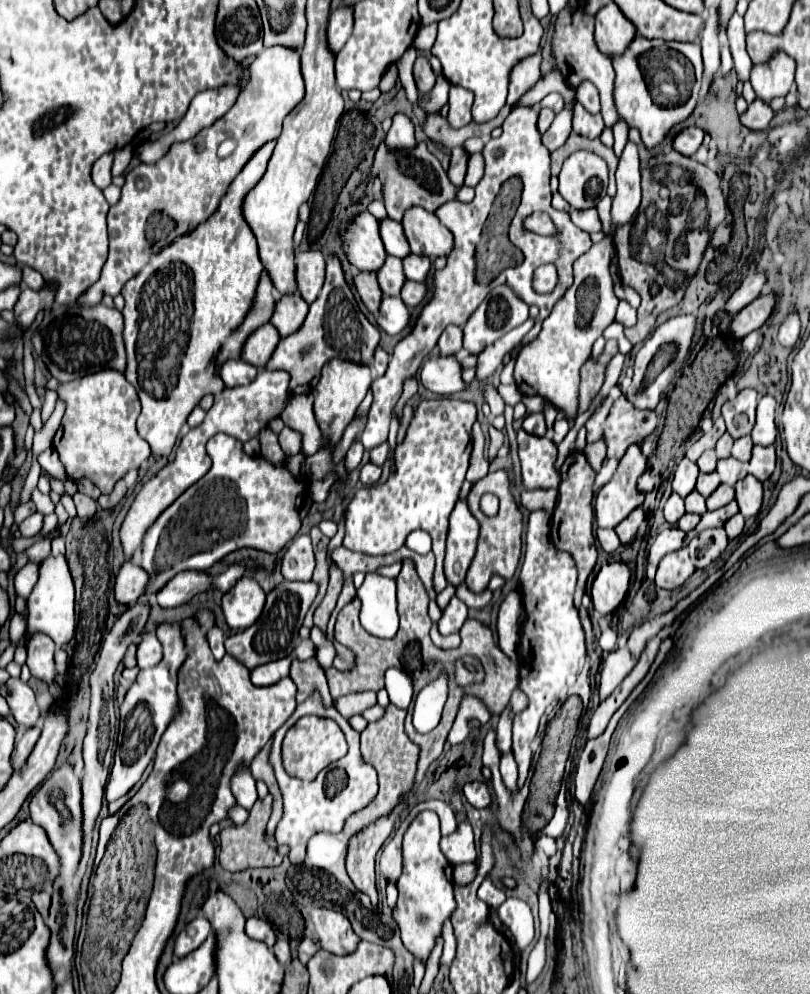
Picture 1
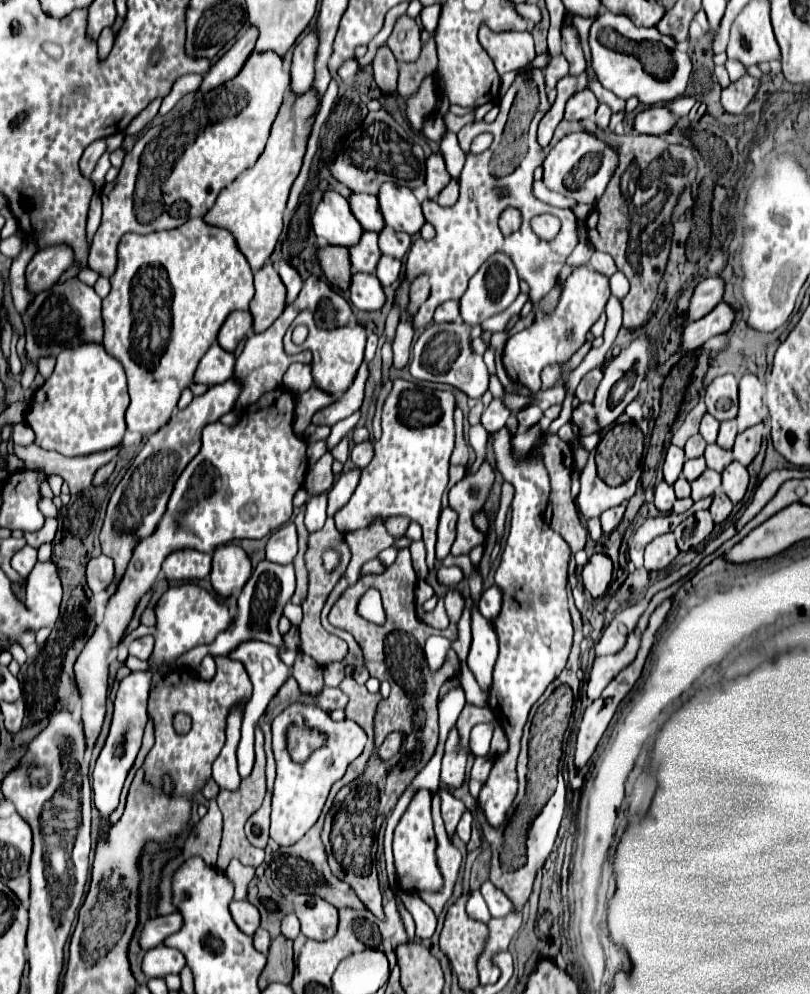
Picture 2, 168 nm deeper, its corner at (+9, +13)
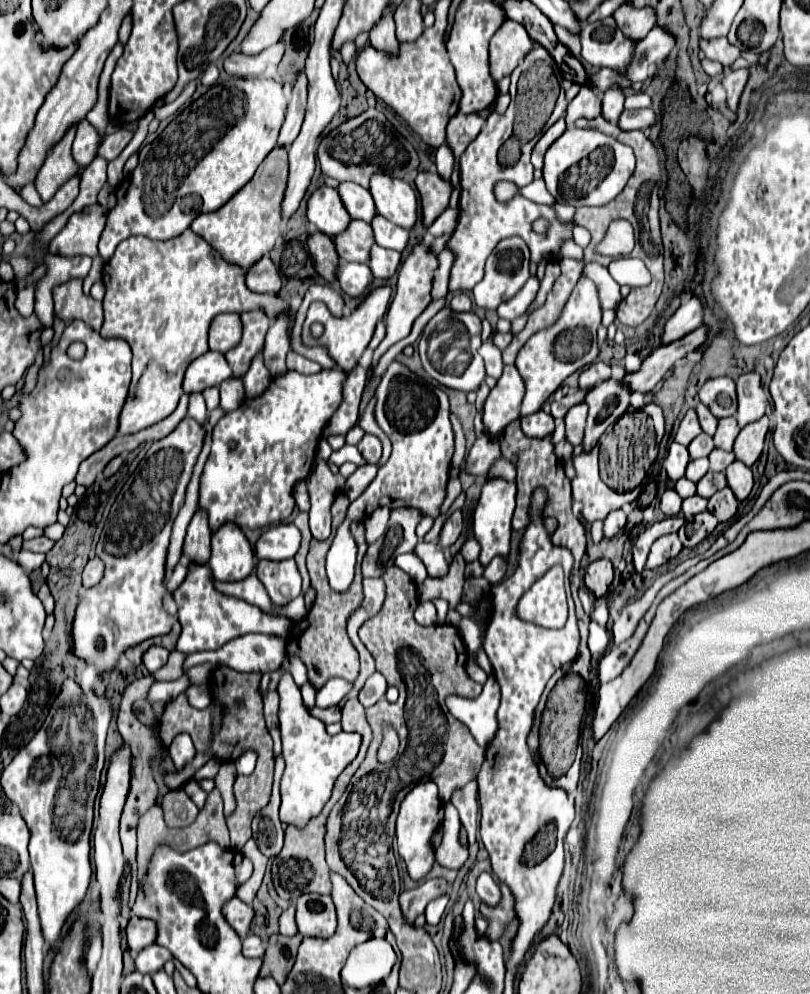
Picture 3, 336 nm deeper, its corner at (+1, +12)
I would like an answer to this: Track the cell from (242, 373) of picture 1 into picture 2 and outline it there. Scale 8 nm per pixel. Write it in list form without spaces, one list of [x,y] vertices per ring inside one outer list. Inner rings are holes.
[[[217,343],[211,345],[211,349],[201,357],[199,369],[195,369],[193,383],[205,383],[205,385],[217,385],[221,381],[227,381],[233,375],[235,355],[221,349]]]

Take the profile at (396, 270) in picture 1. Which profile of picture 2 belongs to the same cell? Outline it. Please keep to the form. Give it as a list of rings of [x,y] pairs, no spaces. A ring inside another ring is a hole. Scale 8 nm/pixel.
[[[363,231],[363,237],[359,239],[359,243],[349,247],[349,257],[351,257],[351,271],[375,273],[375,265],[381,257],[381,251],[377,245],[377,233]]]

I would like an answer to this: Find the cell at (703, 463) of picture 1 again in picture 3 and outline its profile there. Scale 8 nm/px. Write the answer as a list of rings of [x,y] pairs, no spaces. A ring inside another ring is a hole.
[[[699,434],[699,436],[689,444],[689,454],[691,454],[691,458],[703,458],[703,456],[709,456],[713,448],[715,448],[713,438],[707,436],[707,434]]]

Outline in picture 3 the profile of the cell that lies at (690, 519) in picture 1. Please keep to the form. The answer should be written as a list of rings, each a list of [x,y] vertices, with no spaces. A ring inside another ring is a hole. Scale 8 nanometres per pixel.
[[[691,496],[683,500],[683,514],[685,516],[695,516],[707,508],[707,500],[701,496]]]

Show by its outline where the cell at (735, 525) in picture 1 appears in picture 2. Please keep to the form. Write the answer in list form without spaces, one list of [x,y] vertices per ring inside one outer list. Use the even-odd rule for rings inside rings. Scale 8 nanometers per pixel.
[[[719,491],[719,493],[713,495],[713,503],[711,503],[711,507],[709,507],[709,513],[711,513],[711,517],[713,517],[715,523],[725,521],[725,519],[729,517],[731,509],[733,509],[733,503],[725,497],[723,491]]]

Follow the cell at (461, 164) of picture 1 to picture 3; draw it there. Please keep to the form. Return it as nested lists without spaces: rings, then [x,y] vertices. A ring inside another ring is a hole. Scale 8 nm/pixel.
[[[435,170],[431,172],[419,172],[415,178],[415,186],[421,194],[421,206],[423,206],[423,222],[425,226],[431,226],[431,222],[447,208],[449,196],[451,196],[451,182],[441,178]]]

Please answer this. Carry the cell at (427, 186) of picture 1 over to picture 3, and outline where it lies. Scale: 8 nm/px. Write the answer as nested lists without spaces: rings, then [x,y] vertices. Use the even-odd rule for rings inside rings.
[[[369,108],[361,116],[351,118],[339,128],[331,130],[321,140],[317,158],[325,176],[335,178],[339,182],[355,182],[363,188],[369,188],[369,180],[375,172],[387,172],[393,178],[411,180],[411,176],[419,168],[419,156],[415,148],[399,136],[395,126],[377,108]]]

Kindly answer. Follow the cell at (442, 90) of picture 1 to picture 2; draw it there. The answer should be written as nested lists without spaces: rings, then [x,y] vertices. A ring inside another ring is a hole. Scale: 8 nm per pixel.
[[[437,115],[431,117],[431,119],[425,123],[425,127],[423,127],[423,135],[425,135],[427,139],[433,139],[433,141],[439,141],[443,131],[445,131],[445,123],[443,123]]]

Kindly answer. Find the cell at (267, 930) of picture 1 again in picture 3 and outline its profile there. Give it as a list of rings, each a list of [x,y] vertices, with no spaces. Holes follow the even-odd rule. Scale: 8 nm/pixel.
[[[231,898],[231,902],[227,902],[227,906],[223,906],[223,914],[225,914],[227,922],[231,924],[231,928],[235,928],[235,932],[241,934],[241,938],[247,938],[255,910],[251,906],[247,906],[245,902],[241,902],[239,898]]]

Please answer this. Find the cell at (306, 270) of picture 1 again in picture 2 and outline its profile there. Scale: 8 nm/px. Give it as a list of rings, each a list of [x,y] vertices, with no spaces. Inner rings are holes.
[[[285,259],[276,260],[272,262],[272,265],[279,271],[279,277],[283,279],[283,285],[287,287],[287,301],[293,303],[301,291],[301,283],[303,283],[299,273]]]

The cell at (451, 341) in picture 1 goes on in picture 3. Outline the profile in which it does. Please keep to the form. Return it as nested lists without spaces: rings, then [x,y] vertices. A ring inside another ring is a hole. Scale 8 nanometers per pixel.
[[[455,294],[451,300],[451,310],[453,312],[471,312],[471,298],[469,294]]]

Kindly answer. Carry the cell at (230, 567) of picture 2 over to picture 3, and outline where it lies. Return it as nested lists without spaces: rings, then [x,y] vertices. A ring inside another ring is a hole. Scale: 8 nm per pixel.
[[[223,526],[223,530],[219,530],[219,534],[213,534],[211,536],[211,550],[213,550],[213,554],[209,560],[209,568],[211,568],[215,580],[221,580],[221,582],[245,580],[255,568],[253,548],[237,526]]]

